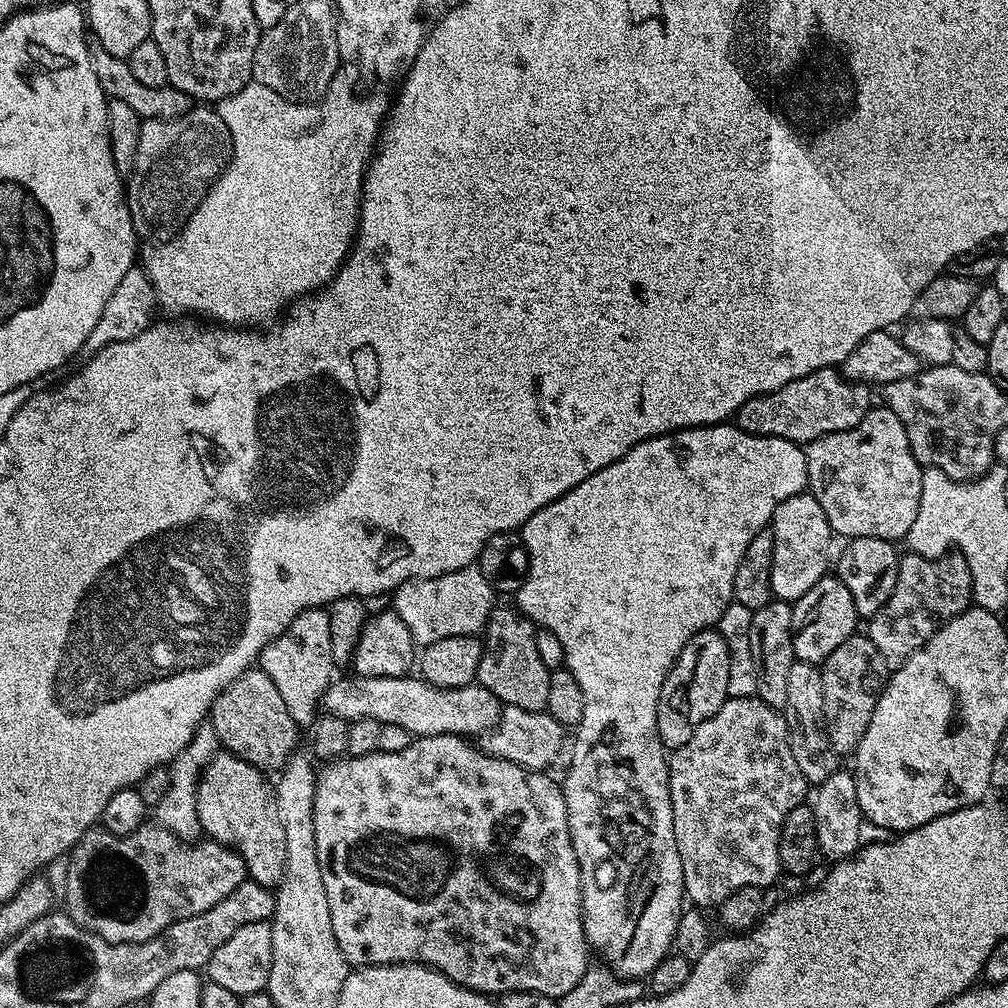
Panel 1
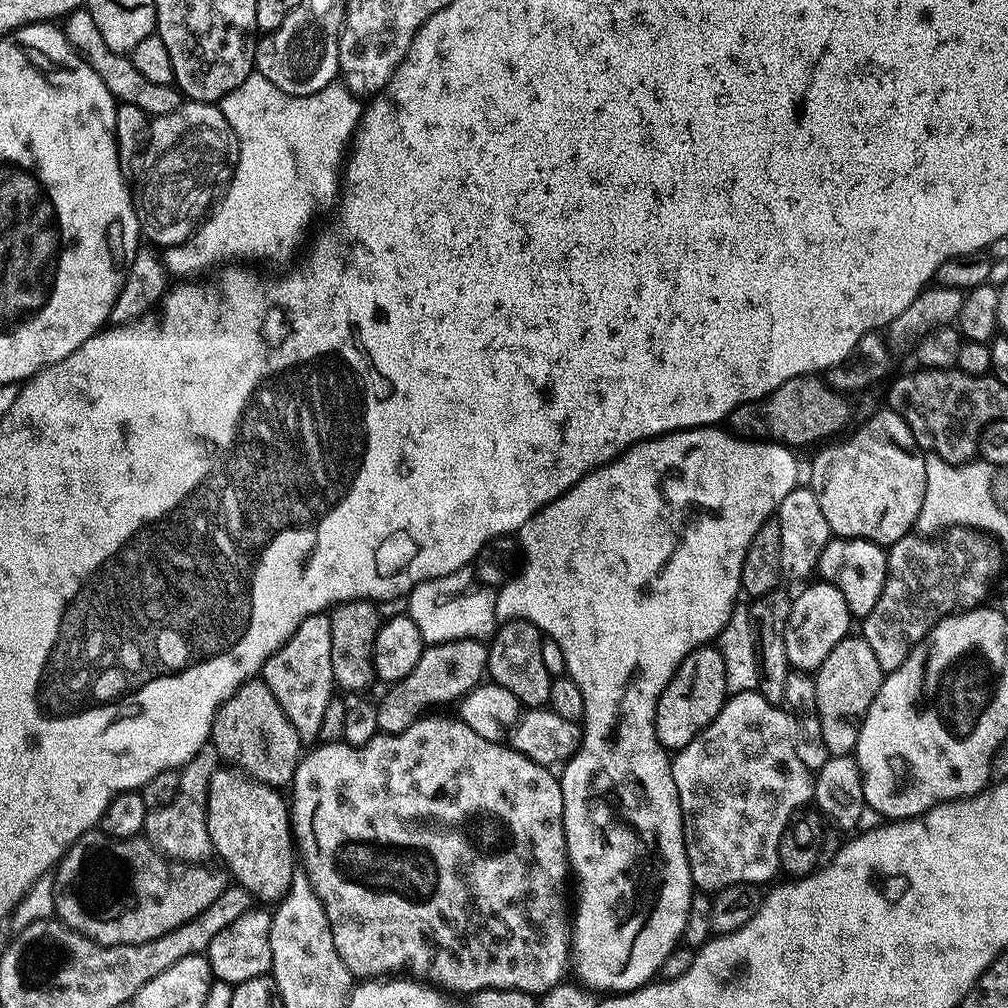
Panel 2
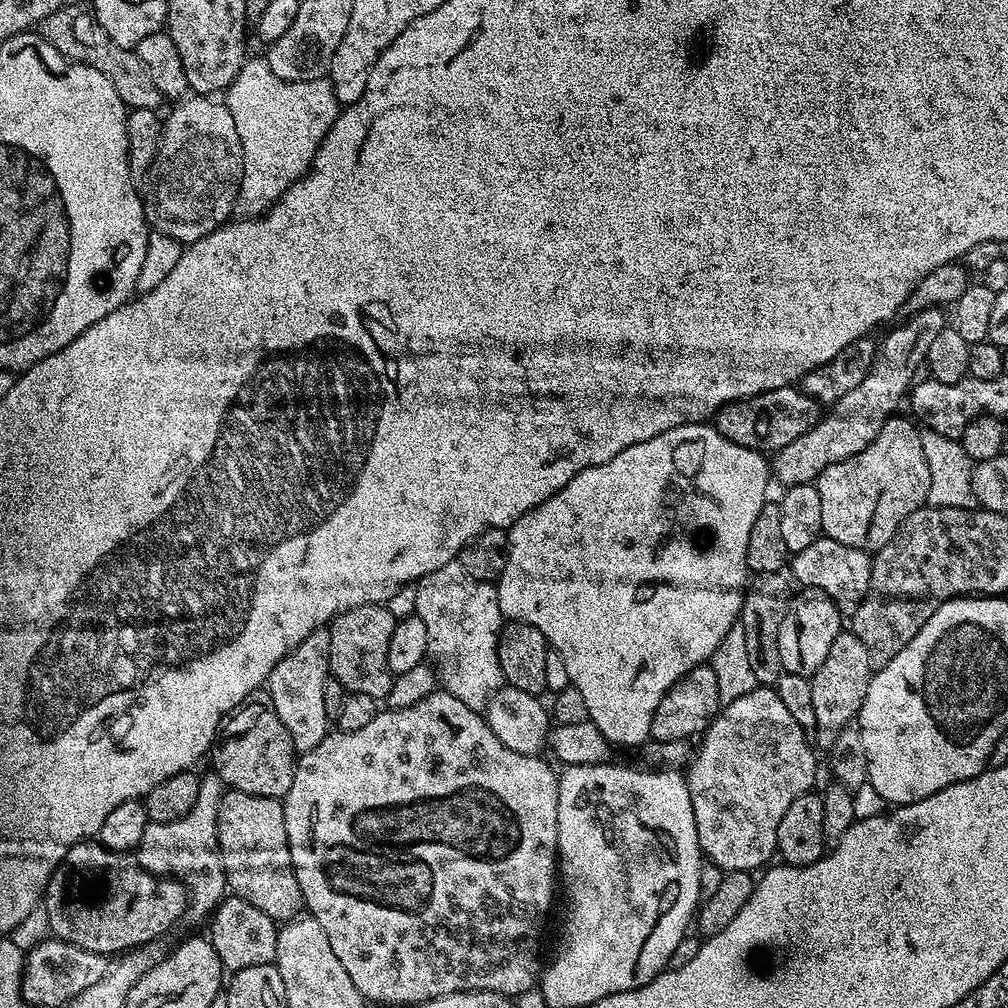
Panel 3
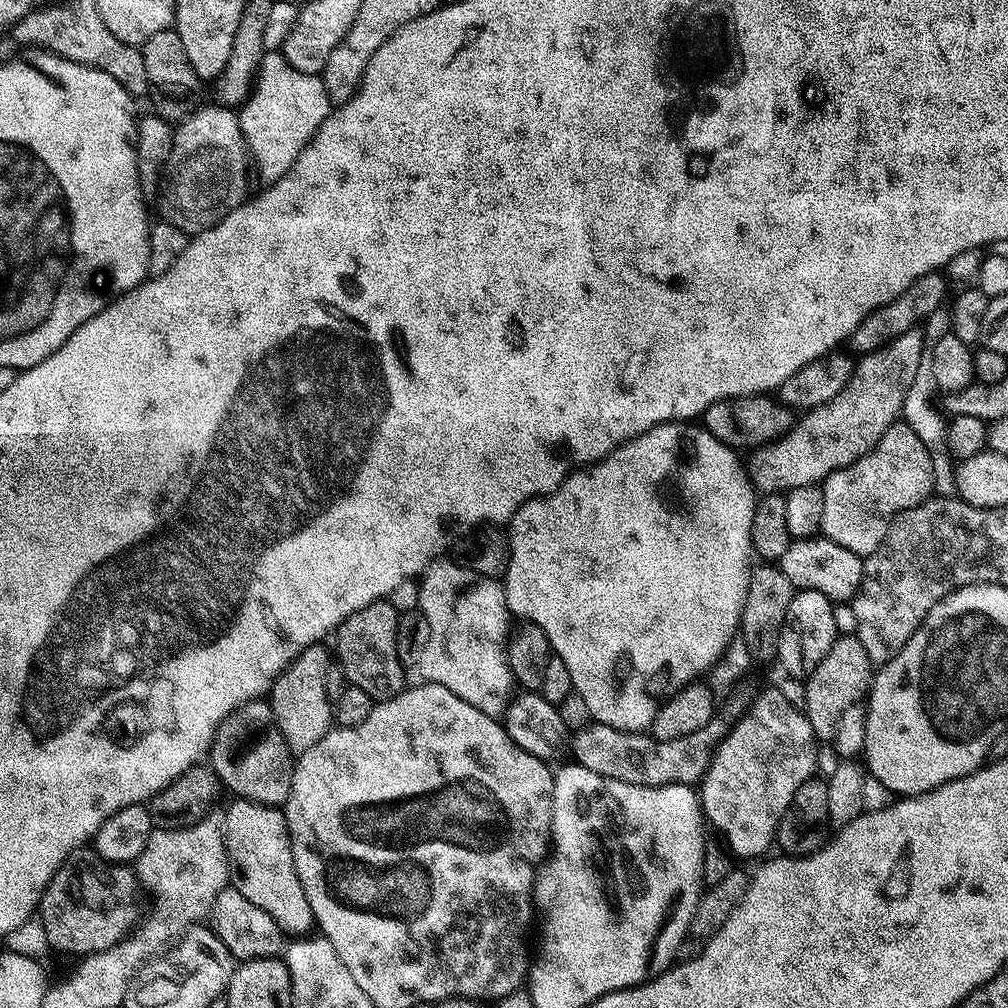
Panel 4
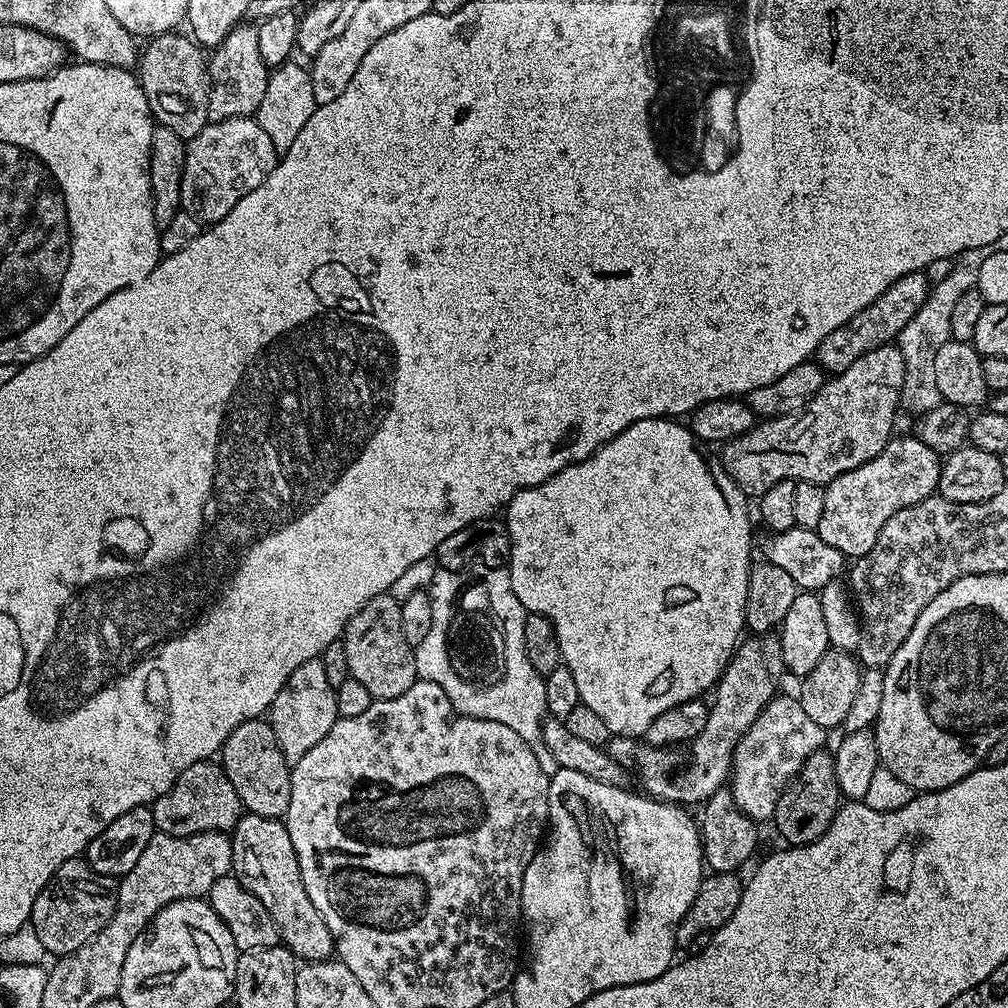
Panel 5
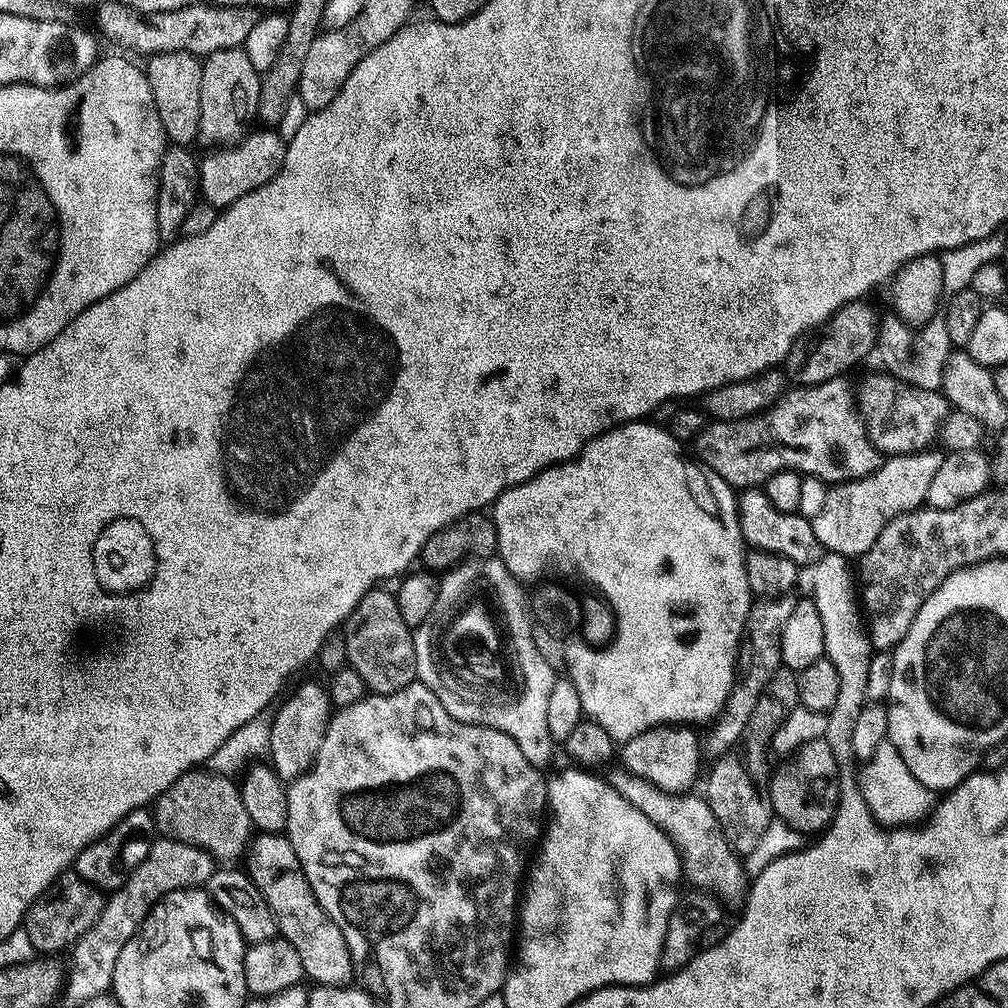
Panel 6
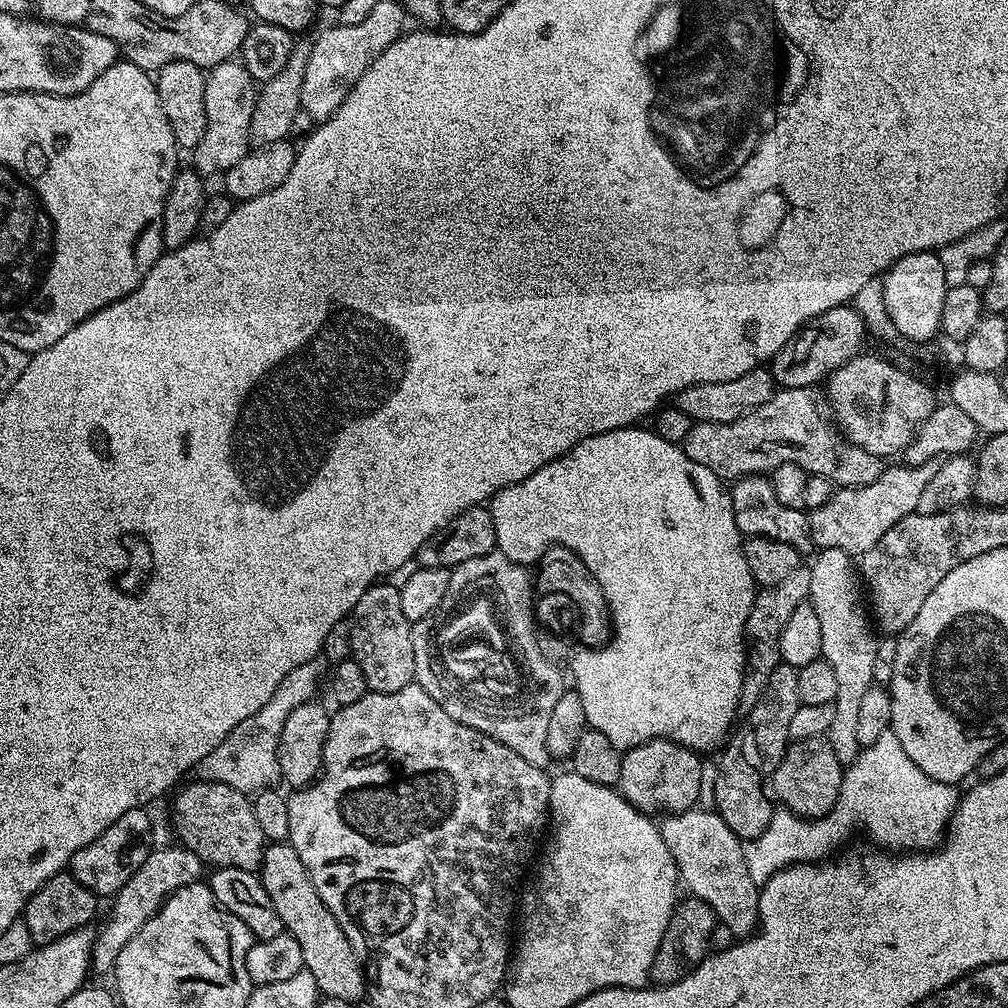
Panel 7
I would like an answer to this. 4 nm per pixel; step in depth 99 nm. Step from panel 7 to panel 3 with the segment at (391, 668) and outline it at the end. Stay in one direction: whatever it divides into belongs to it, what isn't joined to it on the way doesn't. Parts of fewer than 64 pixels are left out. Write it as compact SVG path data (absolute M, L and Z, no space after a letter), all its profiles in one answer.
M363 604L347 608L330 621L328 670L342 682L345 693L370 694L370 698L378 702L388 697L394 677L388 665L390 634L394 634L397 619L397 613L392 613L384 604Z

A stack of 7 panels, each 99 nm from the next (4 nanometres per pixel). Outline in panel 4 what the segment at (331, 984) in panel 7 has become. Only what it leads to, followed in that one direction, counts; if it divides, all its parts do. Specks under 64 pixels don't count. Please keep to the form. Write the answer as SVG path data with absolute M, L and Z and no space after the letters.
M239 798L233 799L231 802L233 804L225 812L222 812L224 845L228 851L228 878L231 887L236 888L238 894L243 894L248 901L254 902L254 906L266 910L266 914L270 914L270 918L274 918L274 922L278 922L280 929L289 937L307 937L313 931L316 915L310 910L306 890L302 890L302 882L296 873L288 823L283 811L270 804L259 804Z

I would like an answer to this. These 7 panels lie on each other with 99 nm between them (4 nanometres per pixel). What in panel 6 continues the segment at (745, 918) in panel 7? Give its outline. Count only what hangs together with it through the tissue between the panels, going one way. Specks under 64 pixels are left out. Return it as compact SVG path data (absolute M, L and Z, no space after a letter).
M615 767L606 773L608 784L615 792L622 794L622 798L626 798L630 806L642 810L642 814L646 814L646 818L650 818L654 826L658 826L672 839L672 845L680 855L683 879L687 883L689 880L692 883L690 885L697 889L713 893L725 901L739 901L745 895L750 880L744 871L741 857L726 842L707 799L700 794L692 796L693 794L663 792L629 768Z

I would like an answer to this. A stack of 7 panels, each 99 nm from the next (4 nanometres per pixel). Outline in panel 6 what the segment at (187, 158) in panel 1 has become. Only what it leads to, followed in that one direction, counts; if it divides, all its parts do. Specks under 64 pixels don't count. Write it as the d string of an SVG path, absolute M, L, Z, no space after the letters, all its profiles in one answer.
M276 130L249 131L242 140L231 146L220 146L208 157L199 161L200 166L200 196L203 203L212 205L217 210L223 210L238 202L246 194L258 190L258 186L266 186L270 178L280 173L284 165L285 137Z

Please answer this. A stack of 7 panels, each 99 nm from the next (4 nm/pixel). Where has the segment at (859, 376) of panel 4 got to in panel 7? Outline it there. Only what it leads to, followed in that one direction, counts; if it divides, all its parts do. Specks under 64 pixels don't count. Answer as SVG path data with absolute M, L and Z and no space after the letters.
M815 387L780 388L772 395L770 402L762 402L762 406L750 410L734 422L693 423L690 434L686 434L684 439L683 450L691 460L698 462L698 466L706 466L706 470L710 470L725 482L735 482L742 476L771 473L773 468L782 466L782 462L794 462L809 474L831 480L833 485L841 488L857 488L874 482L878 474L885 470L885 457L870 454L870 450L862 450L862 446L850 442L826 411L821 393L819 396L816 391Z

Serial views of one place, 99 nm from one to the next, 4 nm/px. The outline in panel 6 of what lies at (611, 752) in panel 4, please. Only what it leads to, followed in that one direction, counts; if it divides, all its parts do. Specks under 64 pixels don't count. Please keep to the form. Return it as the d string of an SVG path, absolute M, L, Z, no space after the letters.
M791 595L780 596L776 600L757 599L746 614L744 632L740 635L740 654L738 657L738 679L728 691L724 710L715 717L712 729L708 732L708 740L703 741L702 748L712 758L719 758L730 751L742 738L742 730L746 730L746 722L750 722L750 714L754 714L754 705L762 695L762 690L770 678L782 667L782 626L790 618L790 610L794 610L796 600Z

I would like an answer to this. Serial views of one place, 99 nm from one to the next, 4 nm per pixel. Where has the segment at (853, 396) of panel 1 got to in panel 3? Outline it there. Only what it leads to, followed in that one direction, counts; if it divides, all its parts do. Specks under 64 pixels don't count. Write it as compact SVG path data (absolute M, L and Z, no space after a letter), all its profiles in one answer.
M789 386L723 404L716 411L714 427L718 434L722 434L722 438L730 438L730 442L738 442L738 446L746 446L755 452L775 454L790 446L794 438L802 438L806 430L818 423L821 415L822 405L818 401L807 396L799 387Z

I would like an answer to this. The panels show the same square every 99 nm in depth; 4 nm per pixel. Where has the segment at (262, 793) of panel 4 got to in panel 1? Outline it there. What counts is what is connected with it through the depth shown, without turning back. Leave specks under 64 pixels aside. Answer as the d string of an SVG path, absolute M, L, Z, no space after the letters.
M258 666L248 668L217 694L216 701L212 703L210 723L218 734L223 751L233 752L238 758L250 762L265 774L271 774L275 768L275 772L283 769L297 751L298 725L294 722L294 718L290 718L290 710L286 710L286 702L282 702L282 694L278 694L274 682L270 682L269 676Z

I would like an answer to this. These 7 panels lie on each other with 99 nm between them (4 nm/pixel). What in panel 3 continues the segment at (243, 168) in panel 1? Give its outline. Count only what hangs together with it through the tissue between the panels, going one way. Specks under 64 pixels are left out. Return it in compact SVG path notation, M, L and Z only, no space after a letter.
M264 58L245 59L234 82L226 90L226 103L230 110L230 118L234 118L234 126L238 129L238 138L242 142L244 155L244 173L240 193L236 199L238 212L244 218L263 216L272 207L274 197L279 198L295 180L301 180L311 169L312 160L316 157L320 143L334 126L337 116L342 111L342 105L336 101L331 79L302 82L283 80L278 78L278 74L274 74L274 70Z

